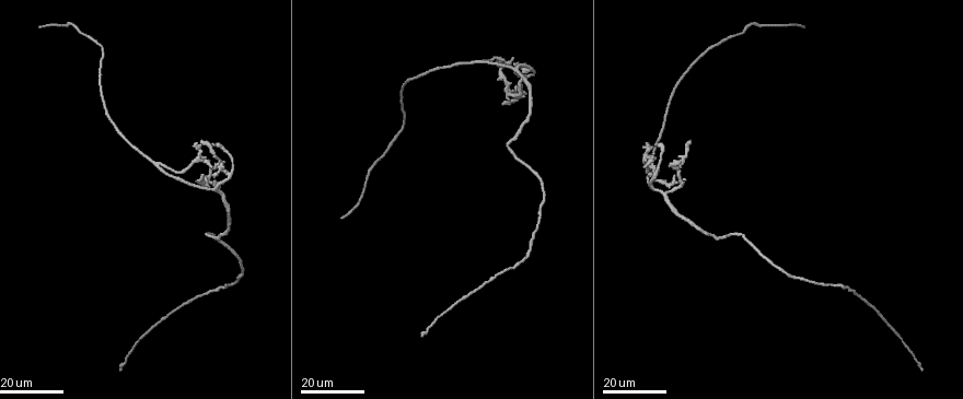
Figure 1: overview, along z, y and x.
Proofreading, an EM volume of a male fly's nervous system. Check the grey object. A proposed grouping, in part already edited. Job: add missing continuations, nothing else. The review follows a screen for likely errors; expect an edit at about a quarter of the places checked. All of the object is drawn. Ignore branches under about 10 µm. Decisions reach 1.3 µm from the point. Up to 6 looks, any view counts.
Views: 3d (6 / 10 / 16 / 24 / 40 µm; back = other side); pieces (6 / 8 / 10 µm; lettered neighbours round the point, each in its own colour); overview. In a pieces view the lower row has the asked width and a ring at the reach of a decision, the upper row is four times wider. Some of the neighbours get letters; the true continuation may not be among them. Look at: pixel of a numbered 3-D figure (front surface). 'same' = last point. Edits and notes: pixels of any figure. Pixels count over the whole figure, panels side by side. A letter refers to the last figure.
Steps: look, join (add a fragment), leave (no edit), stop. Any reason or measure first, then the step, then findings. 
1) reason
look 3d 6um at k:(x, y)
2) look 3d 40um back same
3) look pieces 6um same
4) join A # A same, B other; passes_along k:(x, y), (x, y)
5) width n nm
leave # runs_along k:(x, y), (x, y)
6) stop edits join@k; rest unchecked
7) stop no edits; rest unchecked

an open end
look 3d 24um at 1:(203, 177)

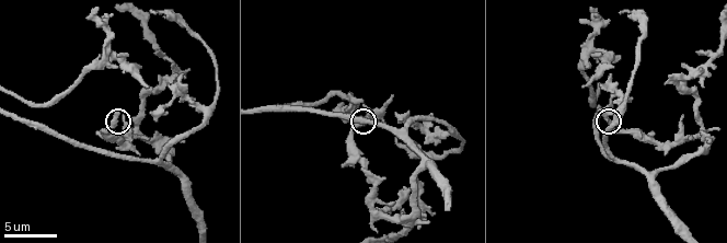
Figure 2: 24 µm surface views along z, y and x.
what lies round it
look pieces 10um at 2:(119, 112)

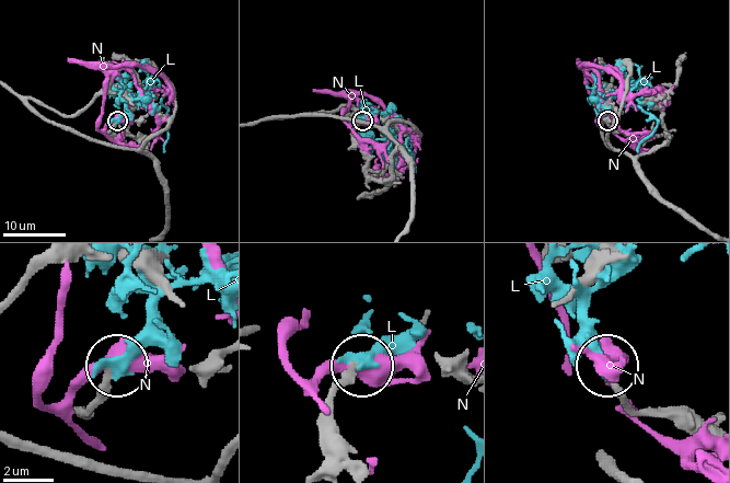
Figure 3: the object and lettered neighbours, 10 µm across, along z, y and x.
leave # L other, N other; runs_along 3:(354, 447), (335, 422), (331, 397), (359, 367); none of them fits

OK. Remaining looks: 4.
long arm stops here
look 3d 16um at 1:(803, 27)

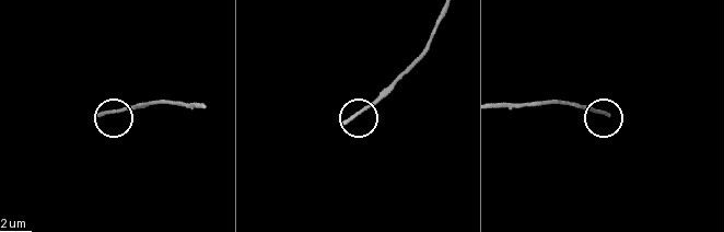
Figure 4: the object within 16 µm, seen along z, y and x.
look pieces 8um at 4:(97, 116)

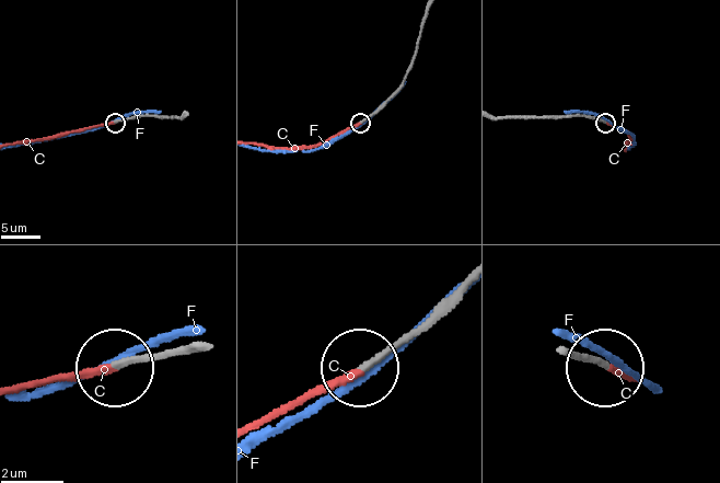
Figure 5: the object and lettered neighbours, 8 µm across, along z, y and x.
join C # C same, F other; passes_along 5:(136, 116), (11, 144); it goes on there

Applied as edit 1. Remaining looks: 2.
an open end
look 3d 16um at 1:(121, 368)

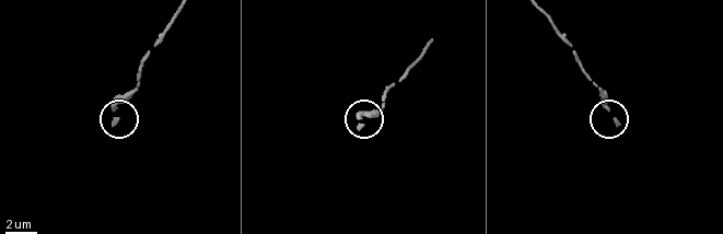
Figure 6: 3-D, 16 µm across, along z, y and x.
what lies round it
look pieces 10um at 6:(115, 125)

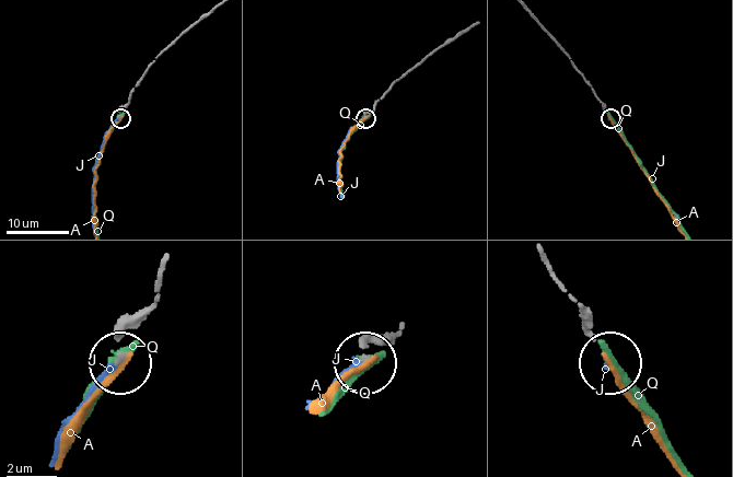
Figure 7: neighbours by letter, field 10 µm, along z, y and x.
width 220 nm
join J # A other, J same, Q other; it goes on there

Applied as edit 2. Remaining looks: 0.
stop edits join@5, join@7; rest unchecked

